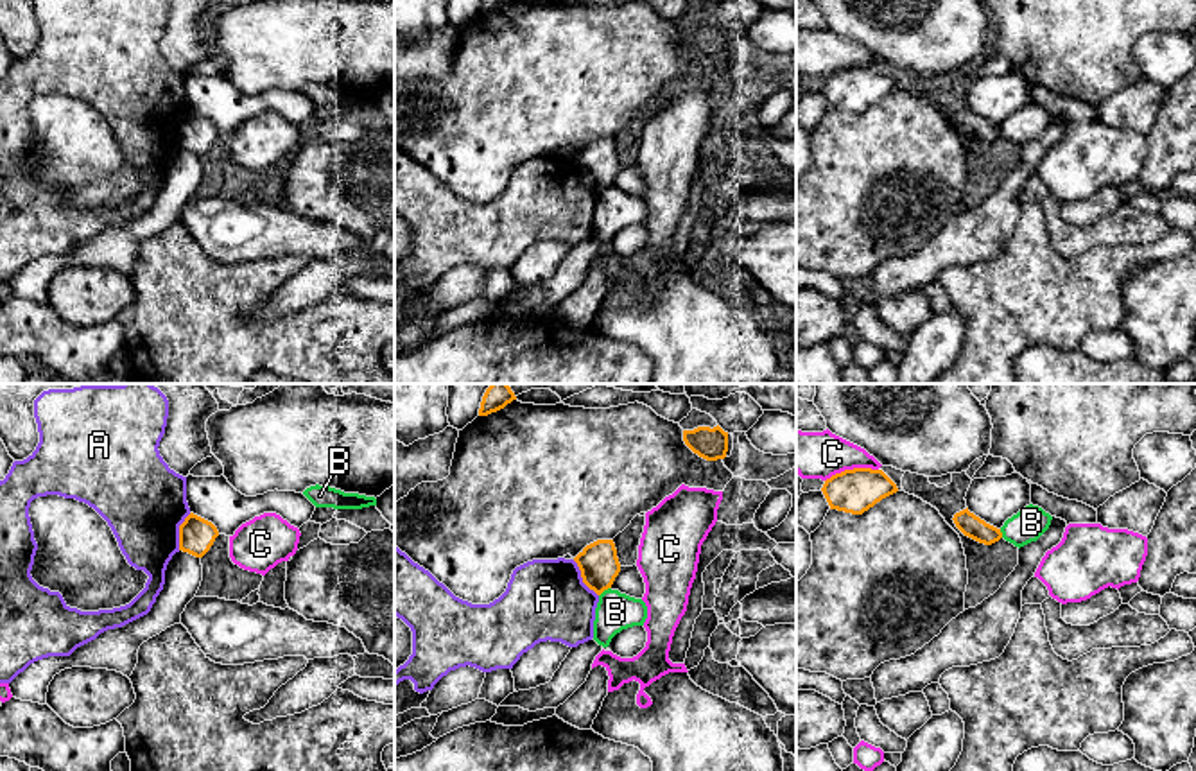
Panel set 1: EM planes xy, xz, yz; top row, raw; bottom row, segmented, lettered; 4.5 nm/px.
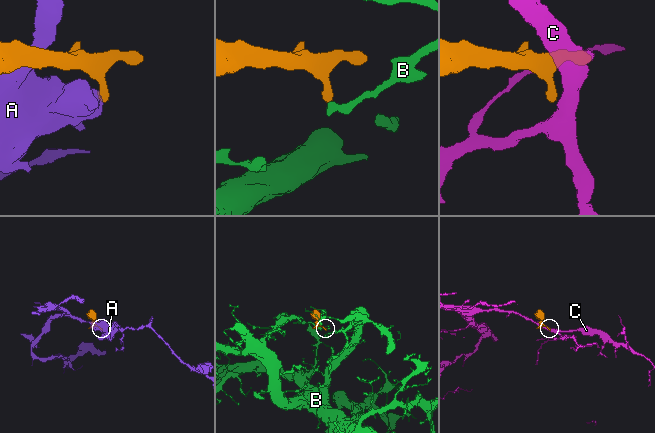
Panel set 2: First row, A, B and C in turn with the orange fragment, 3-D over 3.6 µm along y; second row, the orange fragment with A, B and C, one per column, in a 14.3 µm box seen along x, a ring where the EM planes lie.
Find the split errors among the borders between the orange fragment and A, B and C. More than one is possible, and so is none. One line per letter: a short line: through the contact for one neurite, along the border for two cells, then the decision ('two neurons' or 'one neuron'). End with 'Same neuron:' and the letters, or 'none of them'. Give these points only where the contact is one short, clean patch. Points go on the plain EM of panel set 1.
A: line xz (572, 158), (581, 178), (598, 194); two neurons
B: line xz (610, 185), (599, 194); two neurons
C: two neurons
Same neuron: none of them

